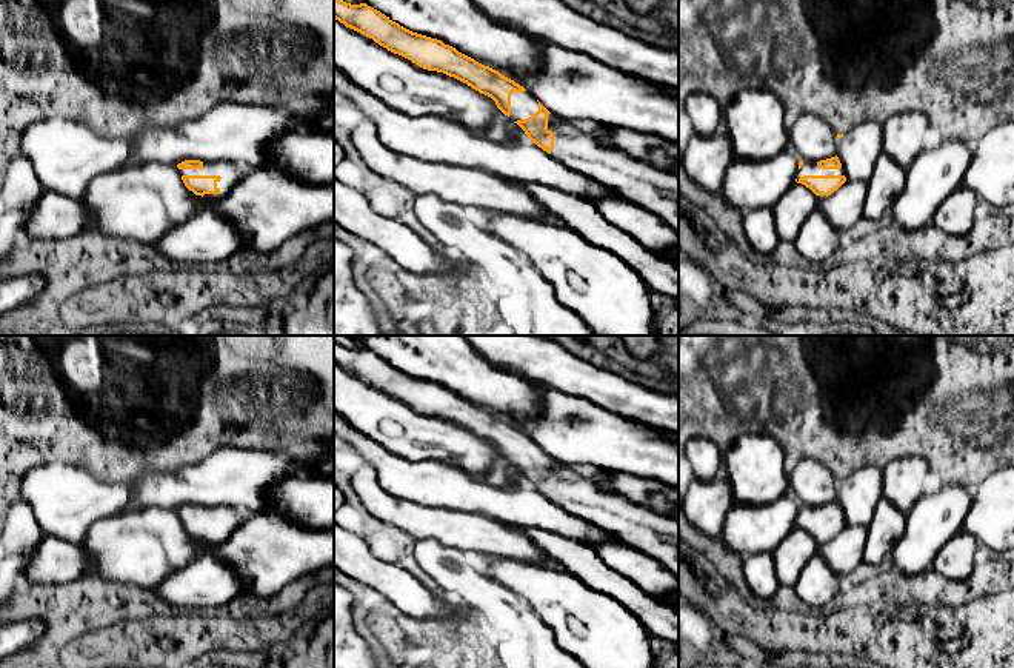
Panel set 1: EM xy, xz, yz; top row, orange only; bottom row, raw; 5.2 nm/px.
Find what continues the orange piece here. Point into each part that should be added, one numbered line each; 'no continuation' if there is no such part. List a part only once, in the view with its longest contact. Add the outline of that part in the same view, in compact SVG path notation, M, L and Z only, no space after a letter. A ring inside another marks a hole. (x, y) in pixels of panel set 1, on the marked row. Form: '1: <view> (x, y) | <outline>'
1: xy (230, 176) | M203 162L202 169L178 169L180 175L220 175L217 182L218 194L205 194L203 199L218 200L229 194L240 179L240 174L231 162Z

